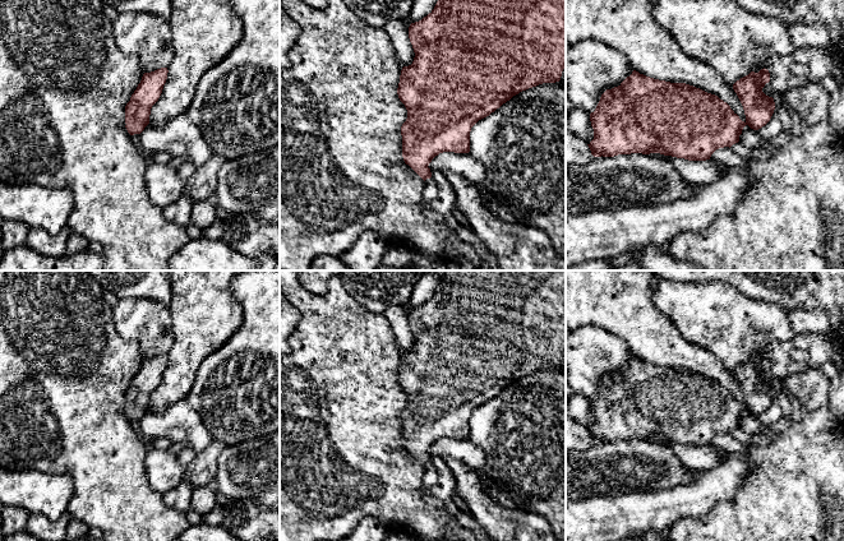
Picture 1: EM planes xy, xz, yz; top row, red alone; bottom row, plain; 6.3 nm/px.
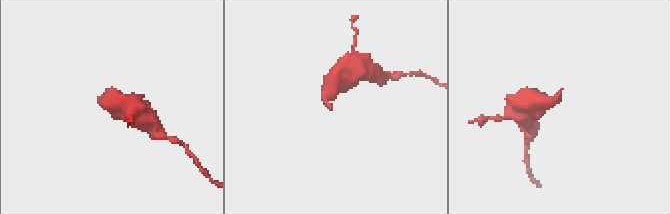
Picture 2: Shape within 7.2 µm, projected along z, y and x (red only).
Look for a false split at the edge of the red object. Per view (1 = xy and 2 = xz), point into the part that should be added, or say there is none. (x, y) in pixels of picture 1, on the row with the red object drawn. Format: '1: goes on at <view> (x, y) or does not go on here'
1: does not go on here
2: does not go on here

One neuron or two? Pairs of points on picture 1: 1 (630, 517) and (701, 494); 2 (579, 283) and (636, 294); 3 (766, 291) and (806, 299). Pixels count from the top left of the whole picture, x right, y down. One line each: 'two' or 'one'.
1: one
2: one
3: one

